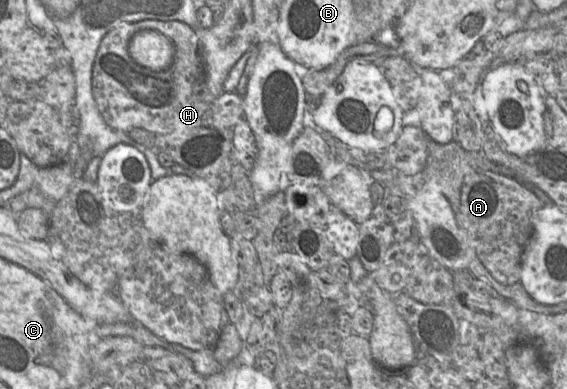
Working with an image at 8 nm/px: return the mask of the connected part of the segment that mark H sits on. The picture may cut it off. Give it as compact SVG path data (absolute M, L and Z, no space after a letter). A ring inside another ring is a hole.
M142 20L126 23L112 29L99 45L92 69L92 94L106 124L120 138L120 143L131 145L144 153L151 150L169 154L174 163L191 171L194 177L208 182L216 193L232 185L232 170L236 164L234 127L218 129L211 123L213 96L206 84L204 67L200 56L200 42L196 30L180 21ZM142 30L156 30L167 37L174 47L174 60L168 69L152 71L131 58L129 44L135 34Z

